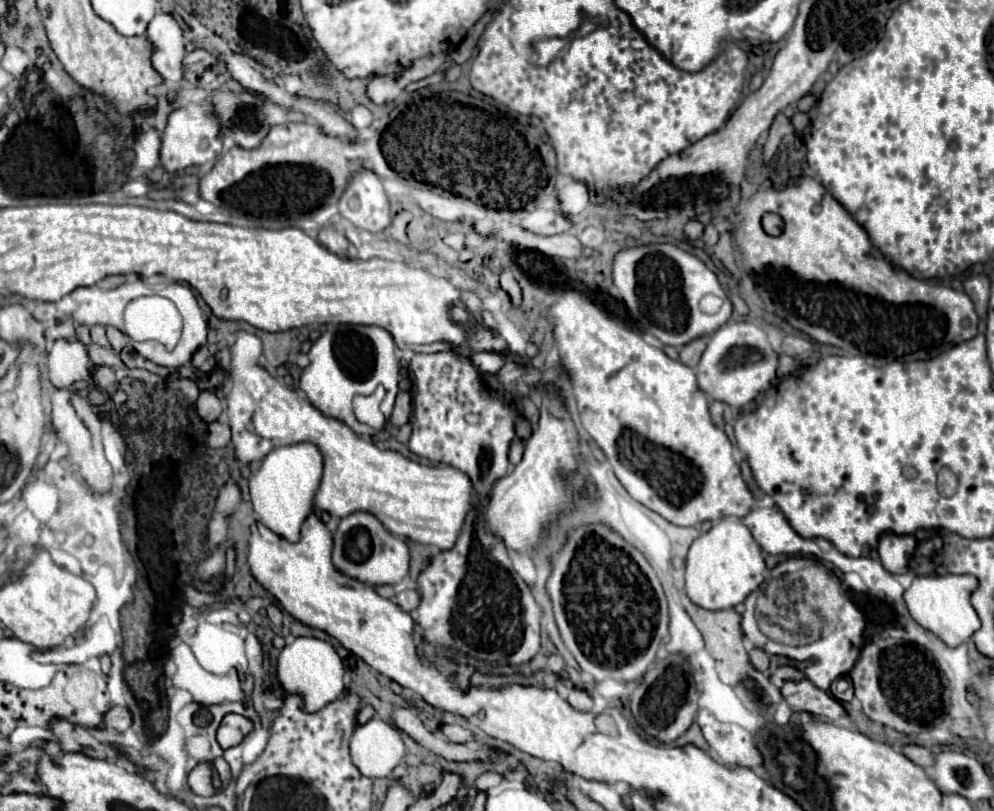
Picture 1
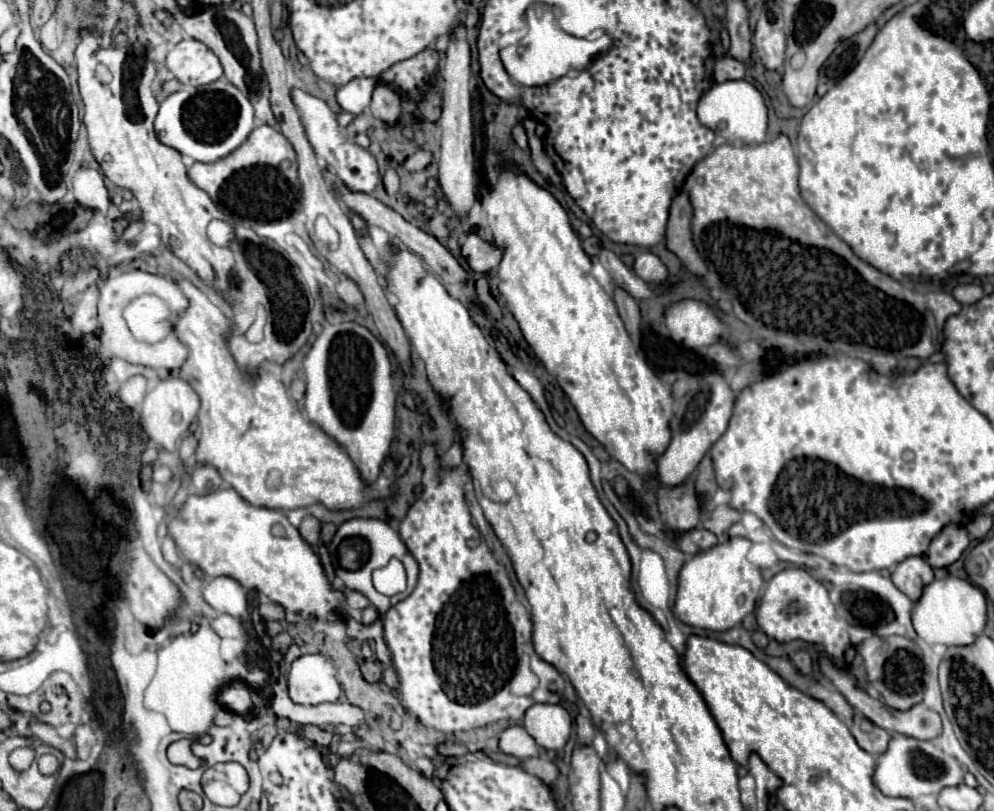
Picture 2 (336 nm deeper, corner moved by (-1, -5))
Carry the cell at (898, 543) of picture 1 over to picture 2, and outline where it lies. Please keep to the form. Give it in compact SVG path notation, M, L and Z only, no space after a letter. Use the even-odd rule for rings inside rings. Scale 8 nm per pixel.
M907 557L891 571L891 581L909 599L917 601L921 589L933 581L933 567L923 557Z

